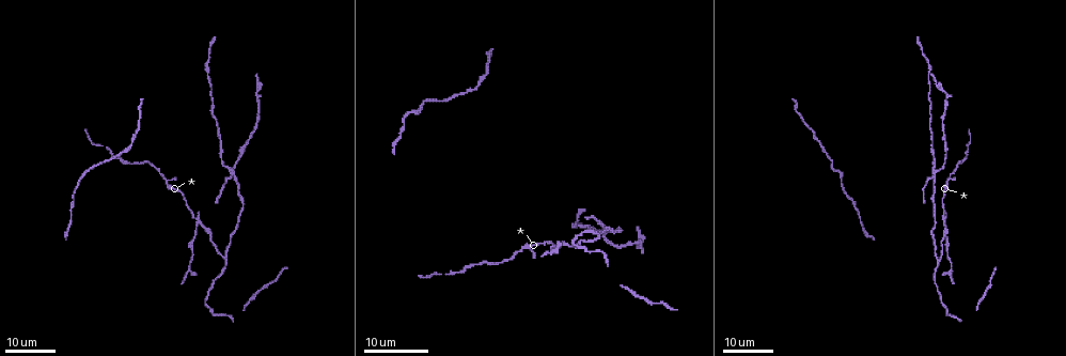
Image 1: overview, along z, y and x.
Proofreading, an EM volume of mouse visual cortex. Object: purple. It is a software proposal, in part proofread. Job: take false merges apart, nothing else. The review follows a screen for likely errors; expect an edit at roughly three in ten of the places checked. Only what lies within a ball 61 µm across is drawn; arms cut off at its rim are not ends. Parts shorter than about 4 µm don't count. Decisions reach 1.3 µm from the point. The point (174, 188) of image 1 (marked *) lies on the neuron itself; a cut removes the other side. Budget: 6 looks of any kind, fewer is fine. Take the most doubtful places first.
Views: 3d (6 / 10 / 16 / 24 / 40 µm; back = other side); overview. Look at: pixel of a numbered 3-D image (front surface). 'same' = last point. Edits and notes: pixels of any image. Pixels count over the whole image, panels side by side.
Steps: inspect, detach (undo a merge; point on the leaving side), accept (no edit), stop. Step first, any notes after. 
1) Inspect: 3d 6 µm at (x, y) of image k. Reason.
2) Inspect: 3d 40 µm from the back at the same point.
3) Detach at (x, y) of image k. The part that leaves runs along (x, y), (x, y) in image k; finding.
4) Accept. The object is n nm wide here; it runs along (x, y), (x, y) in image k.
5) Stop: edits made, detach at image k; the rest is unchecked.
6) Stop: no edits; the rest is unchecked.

Inspect: 3d 16 µm at (198, 223) of image 1. A fork.

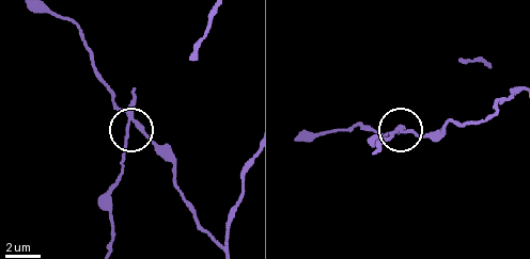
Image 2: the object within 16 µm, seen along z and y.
Inspect: 3d 10 µm at (135, 127) of image 2.

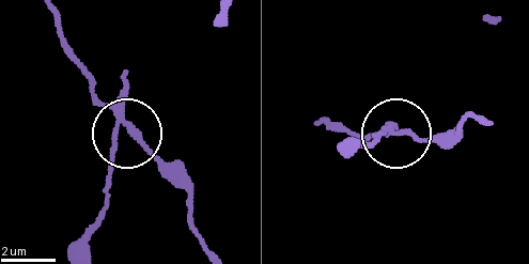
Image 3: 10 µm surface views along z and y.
Inspect: 3d 10 µm from the back at (398, 130) of image 3. Other side.

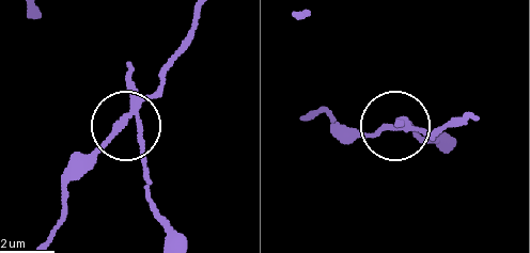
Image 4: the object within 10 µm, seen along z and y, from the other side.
Detach at (127, 62) of image 4. The part that leaves runs along (136, 107), (142, 174), (162, 242) in image 4; two neurons meet here.

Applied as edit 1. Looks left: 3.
Inspect: overview.

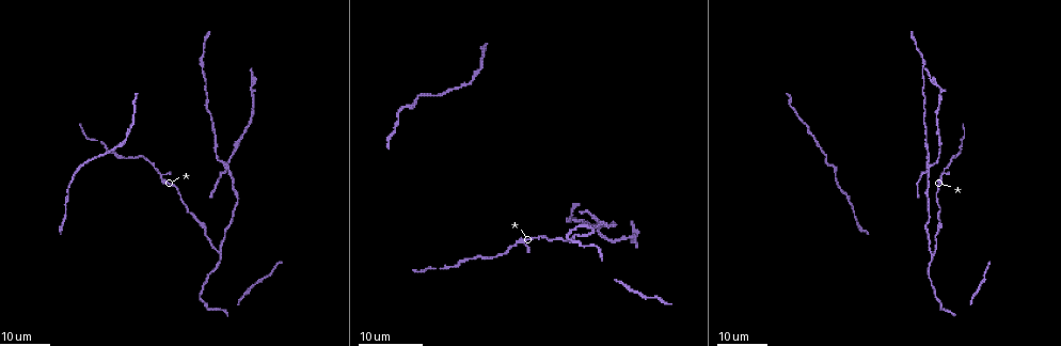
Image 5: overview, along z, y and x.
Inspect: 3d 16 µm at (930, 253) of image 5. Three arms meet.

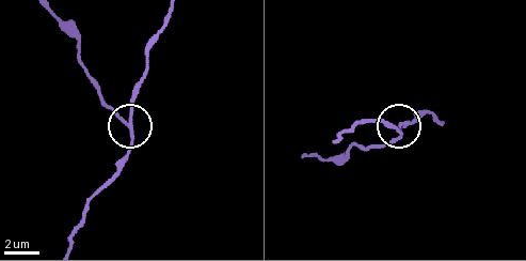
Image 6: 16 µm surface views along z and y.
Inspect: 3d 6 µm at (130, 129) of image 6.

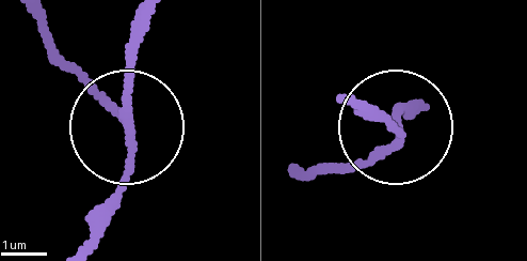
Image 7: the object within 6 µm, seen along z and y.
Accept. It runs along (34, 19), (122, 127), (122, 181), (104, 239) in image 7; one neuron here.

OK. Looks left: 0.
Stop: edits made, detach at image 4; the rest is unchecked.

